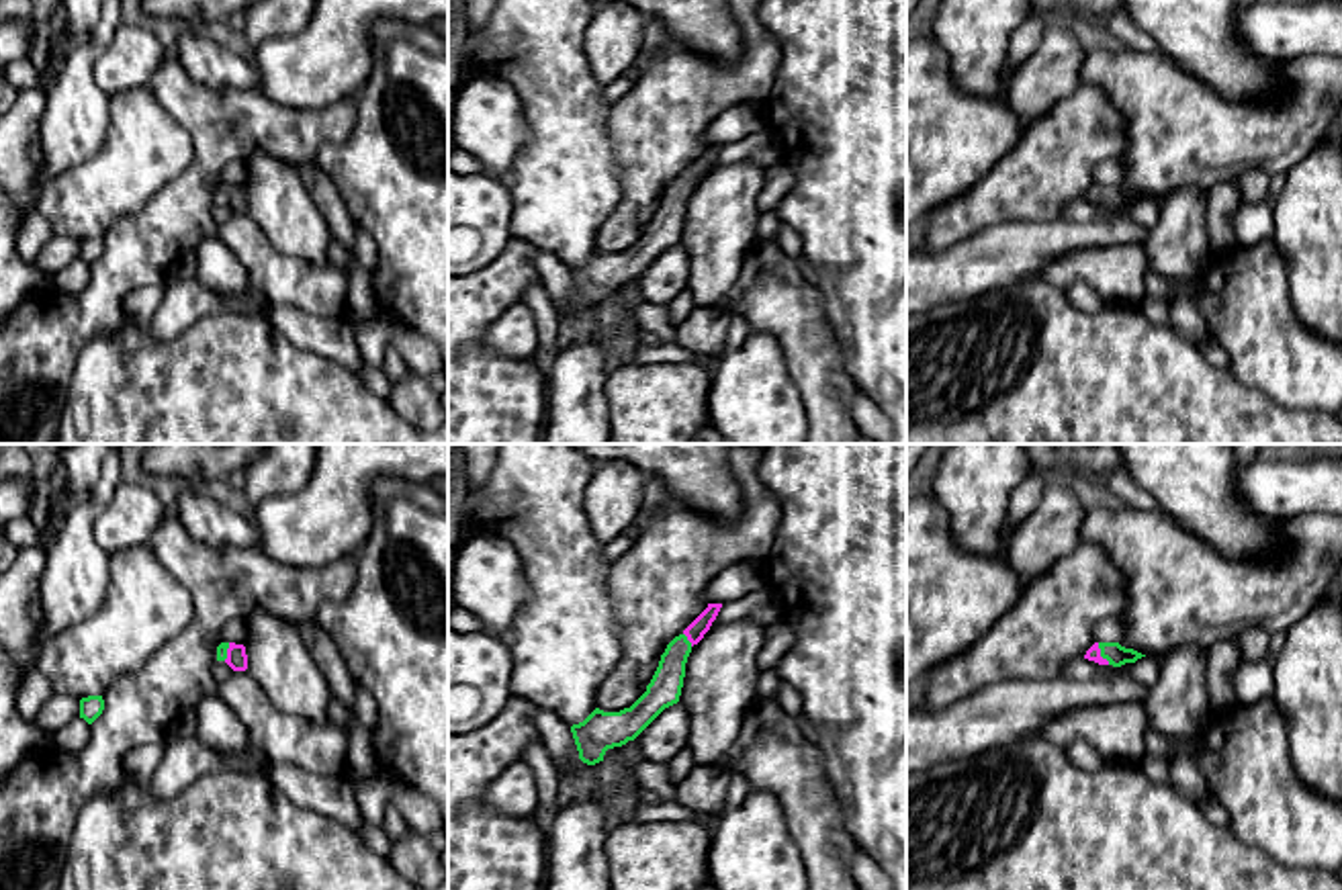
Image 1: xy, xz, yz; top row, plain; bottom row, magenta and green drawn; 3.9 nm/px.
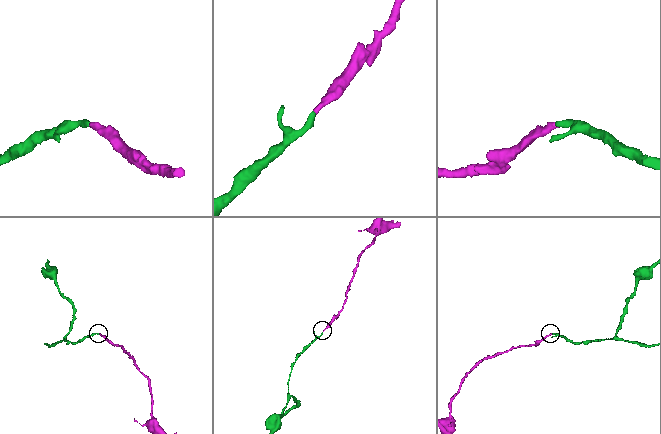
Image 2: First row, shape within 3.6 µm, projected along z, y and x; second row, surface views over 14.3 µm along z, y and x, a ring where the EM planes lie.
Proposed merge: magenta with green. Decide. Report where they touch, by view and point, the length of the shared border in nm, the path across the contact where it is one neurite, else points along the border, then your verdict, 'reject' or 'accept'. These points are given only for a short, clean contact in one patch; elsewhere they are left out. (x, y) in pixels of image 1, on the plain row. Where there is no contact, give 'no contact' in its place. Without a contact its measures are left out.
yz (1099, 195) | 100 nm | across yz (1093, 195), (1099, 195), (1117, 197) | accept

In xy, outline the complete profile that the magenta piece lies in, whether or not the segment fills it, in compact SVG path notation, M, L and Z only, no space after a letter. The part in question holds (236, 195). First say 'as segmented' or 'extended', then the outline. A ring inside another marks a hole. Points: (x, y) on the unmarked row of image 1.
extended; M221 184L217 188L217 203L225 203L233 213L248 211L248 196L243 186Z

